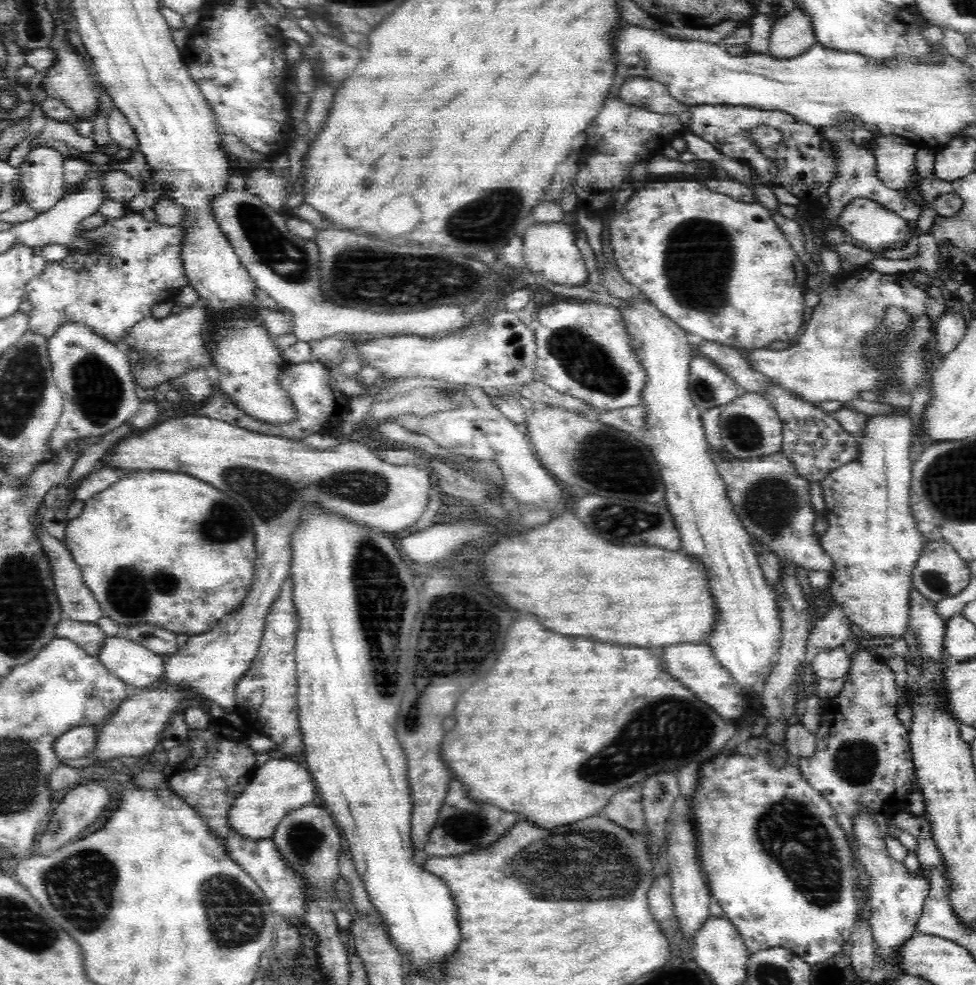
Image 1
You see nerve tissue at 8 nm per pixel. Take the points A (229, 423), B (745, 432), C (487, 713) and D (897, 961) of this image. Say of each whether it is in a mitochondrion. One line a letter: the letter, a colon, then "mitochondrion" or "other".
A: other
B: mitochondrion
C: other
D: other

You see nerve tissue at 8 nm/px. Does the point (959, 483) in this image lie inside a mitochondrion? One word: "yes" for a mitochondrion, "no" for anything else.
yes

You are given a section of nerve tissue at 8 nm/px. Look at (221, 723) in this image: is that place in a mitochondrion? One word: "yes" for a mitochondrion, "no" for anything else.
no

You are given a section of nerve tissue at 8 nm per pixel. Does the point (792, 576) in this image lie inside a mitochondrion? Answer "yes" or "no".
no

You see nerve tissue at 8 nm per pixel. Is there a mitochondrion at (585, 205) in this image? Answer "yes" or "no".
no

